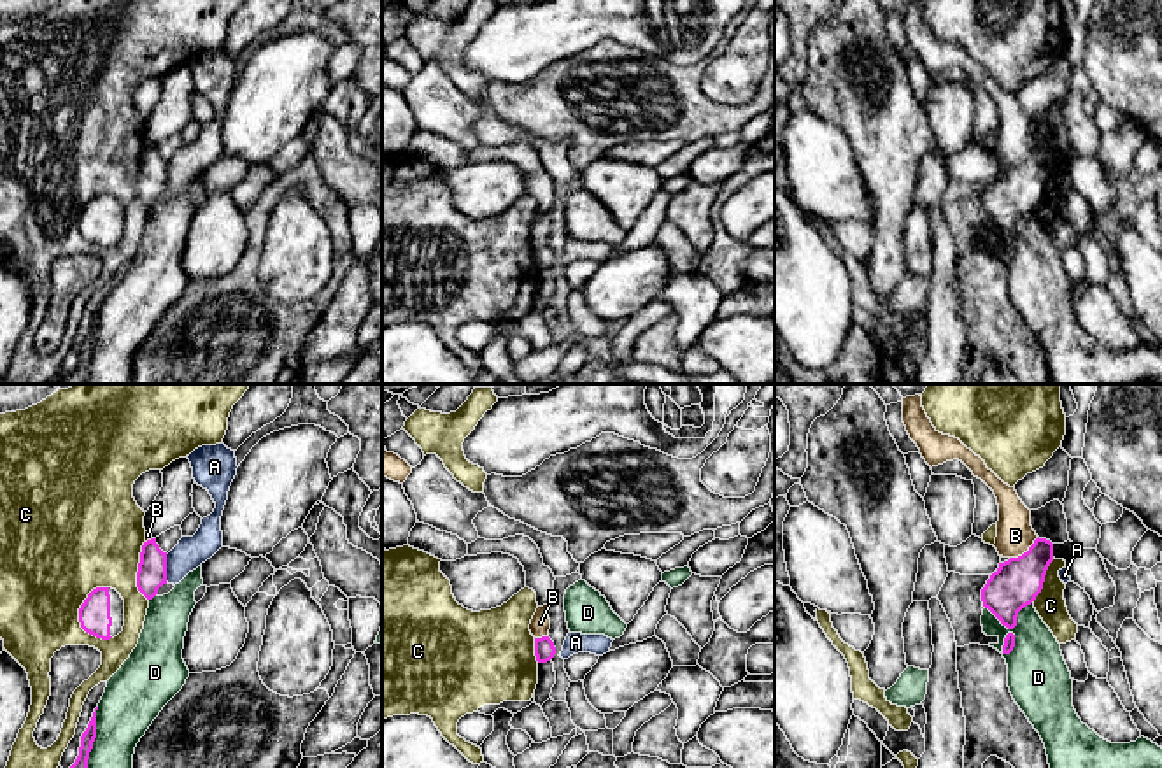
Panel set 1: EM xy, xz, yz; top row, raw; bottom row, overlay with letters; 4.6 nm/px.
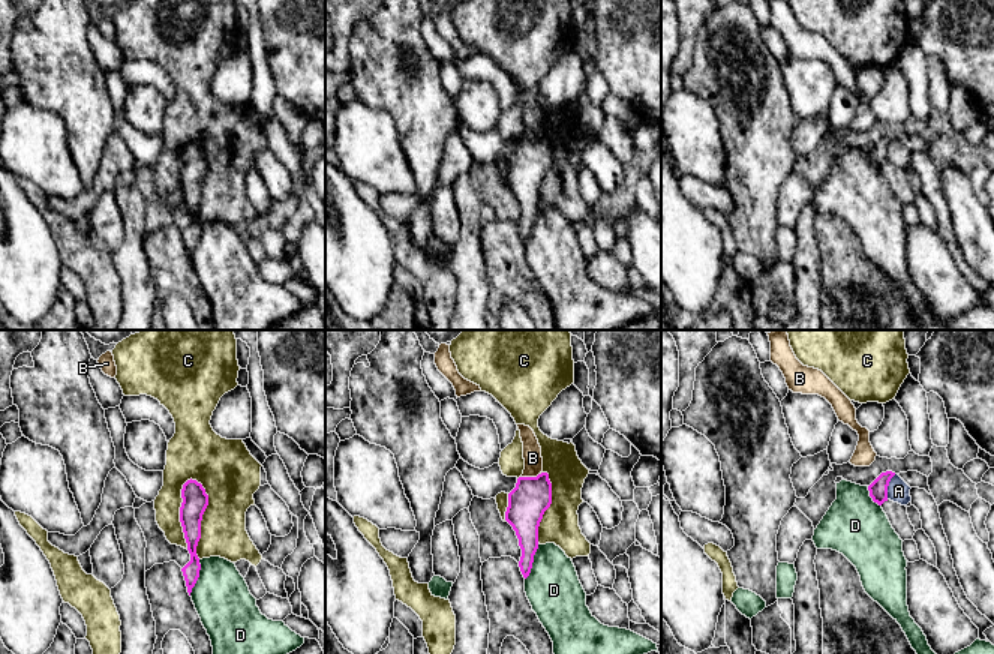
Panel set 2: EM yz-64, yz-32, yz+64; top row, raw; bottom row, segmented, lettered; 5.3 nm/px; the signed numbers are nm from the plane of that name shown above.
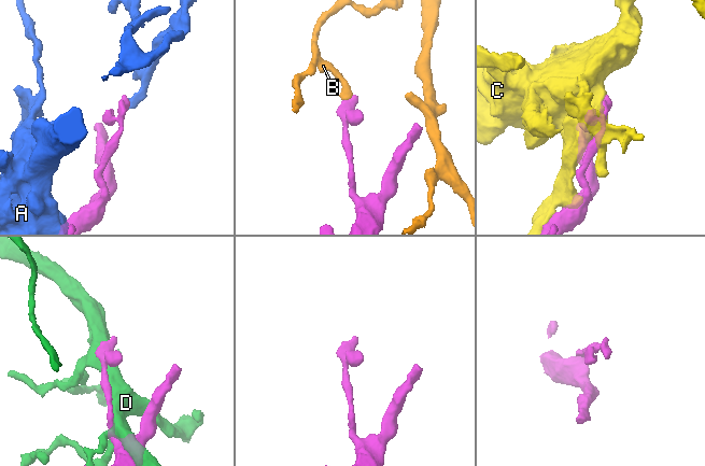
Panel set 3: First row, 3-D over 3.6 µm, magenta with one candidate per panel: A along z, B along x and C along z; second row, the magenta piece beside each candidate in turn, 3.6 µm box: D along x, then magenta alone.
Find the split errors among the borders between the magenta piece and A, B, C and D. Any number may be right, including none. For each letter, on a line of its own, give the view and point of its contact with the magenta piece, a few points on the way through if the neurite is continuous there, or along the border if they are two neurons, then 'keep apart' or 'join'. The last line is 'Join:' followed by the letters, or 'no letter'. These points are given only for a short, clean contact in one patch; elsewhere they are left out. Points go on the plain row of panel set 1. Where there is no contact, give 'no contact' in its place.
A: contact xy (165, 176); keep apart
B: contact yz (1024, 160); border yz (1038, 144), (1026, 158), (1010, 165); keep apart
C: contact xy (79, 220); keep apart
D: contact yz (1015, 232); keep apart
Join: no letter

